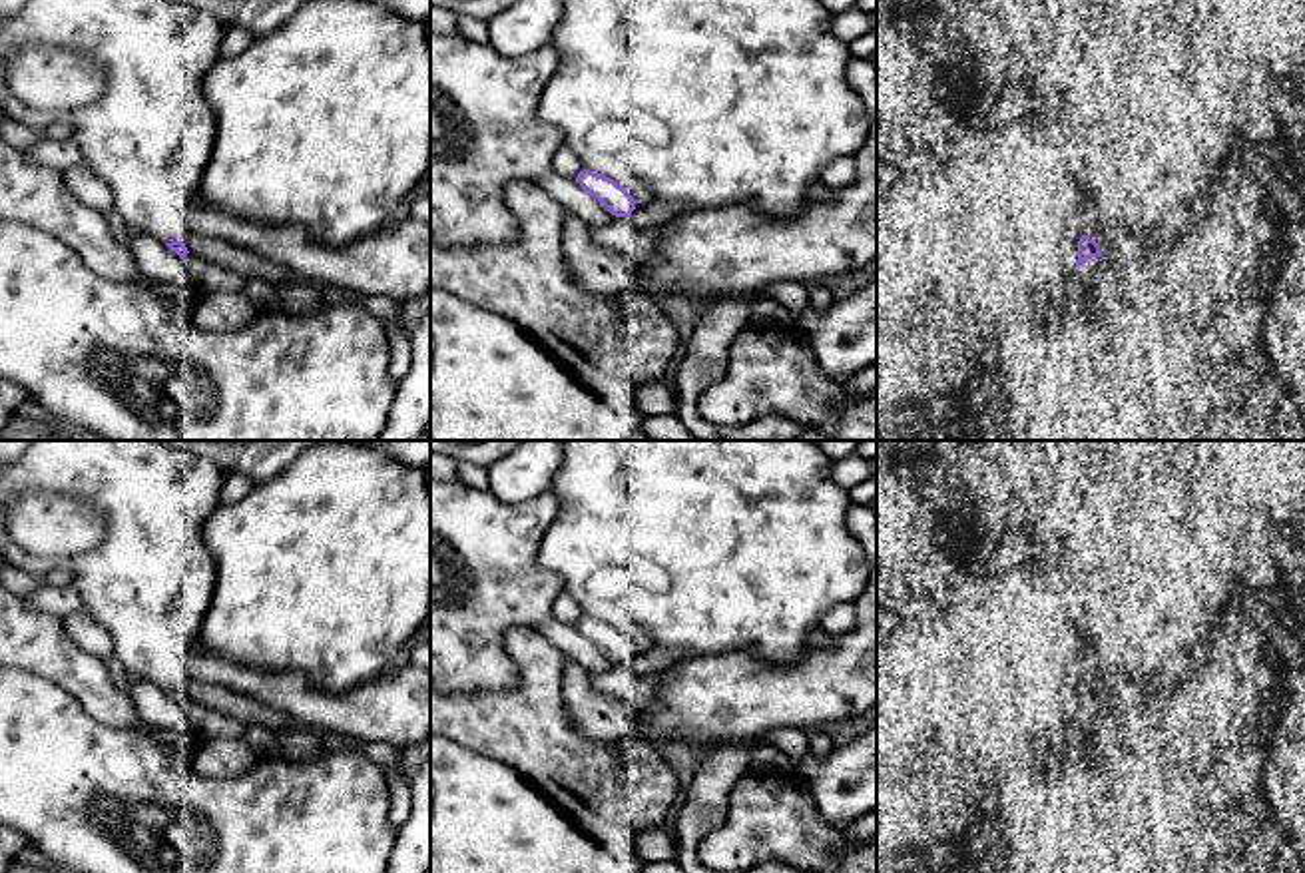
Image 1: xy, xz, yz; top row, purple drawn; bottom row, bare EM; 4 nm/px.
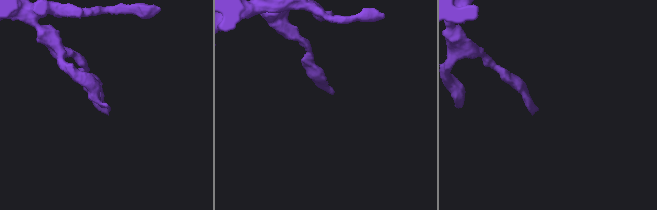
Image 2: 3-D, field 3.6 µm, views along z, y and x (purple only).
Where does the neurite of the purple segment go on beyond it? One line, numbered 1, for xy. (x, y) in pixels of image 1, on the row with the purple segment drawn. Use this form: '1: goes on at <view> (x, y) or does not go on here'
1: does not go on here

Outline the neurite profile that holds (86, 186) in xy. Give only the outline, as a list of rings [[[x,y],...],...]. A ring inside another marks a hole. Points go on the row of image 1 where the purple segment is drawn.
[[[84,165],[62,167],[62,179],[68,189],[86,205],[102,211],[104,215],[114,211],[112,187]]]

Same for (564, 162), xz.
[[[562,144],[552,157],[552,169],[564,177],[572,177],[576,179],[580,171],[584,171],[586,167],[582,165],[582,161],[578,159],[578,155],[566,146]]]

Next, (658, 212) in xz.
[[[653,199],[652,203],[644,205],[644,207],[636,207],[630,215],[630,219],[638,225],[638,227],[657,227],[665,221],[669,221],[671,217],[693,209],[695,205],[689,203],[669,203],[663,199]]]

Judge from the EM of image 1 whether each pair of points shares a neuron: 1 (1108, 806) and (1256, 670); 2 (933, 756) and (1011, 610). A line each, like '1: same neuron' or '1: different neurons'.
1: different neurons
2: same neuron

